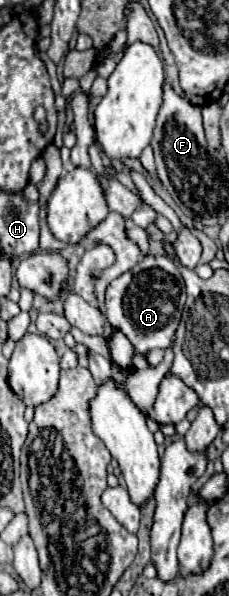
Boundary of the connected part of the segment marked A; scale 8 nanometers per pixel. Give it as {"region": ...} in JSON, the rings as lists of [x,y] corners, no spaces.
{"region":[[[144,256],[132,270],[120,274],[116,280],[112,280],[106,288],[106,318],[114,328],[122,328],[122,332],[126,332],[126,336],[130,336],[130,342],[134,344],[134,348],[138,348],[140,354],[148,354],[152,348],[168,348],[174,332],[180,324],[180,314],[186,302],[186,286],[184,280],[176,268],[176,264],[166,258],[166,256]]]}

